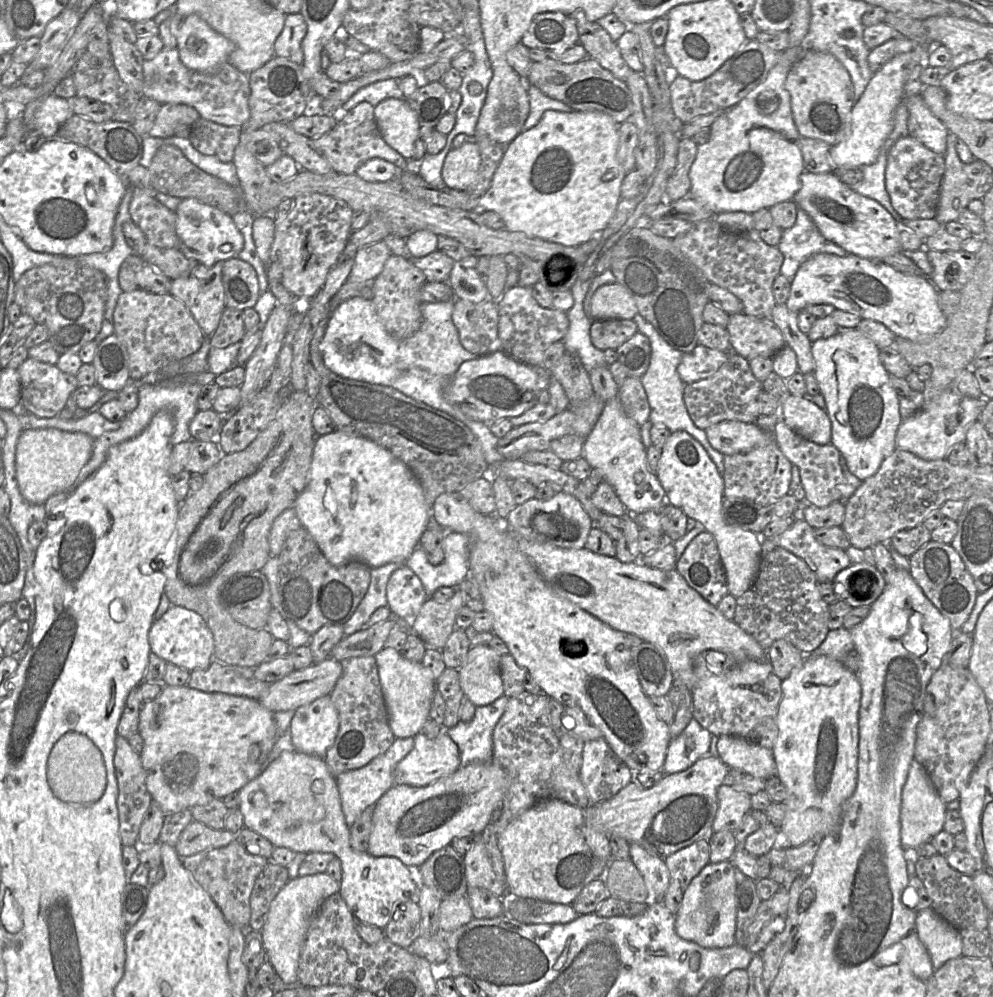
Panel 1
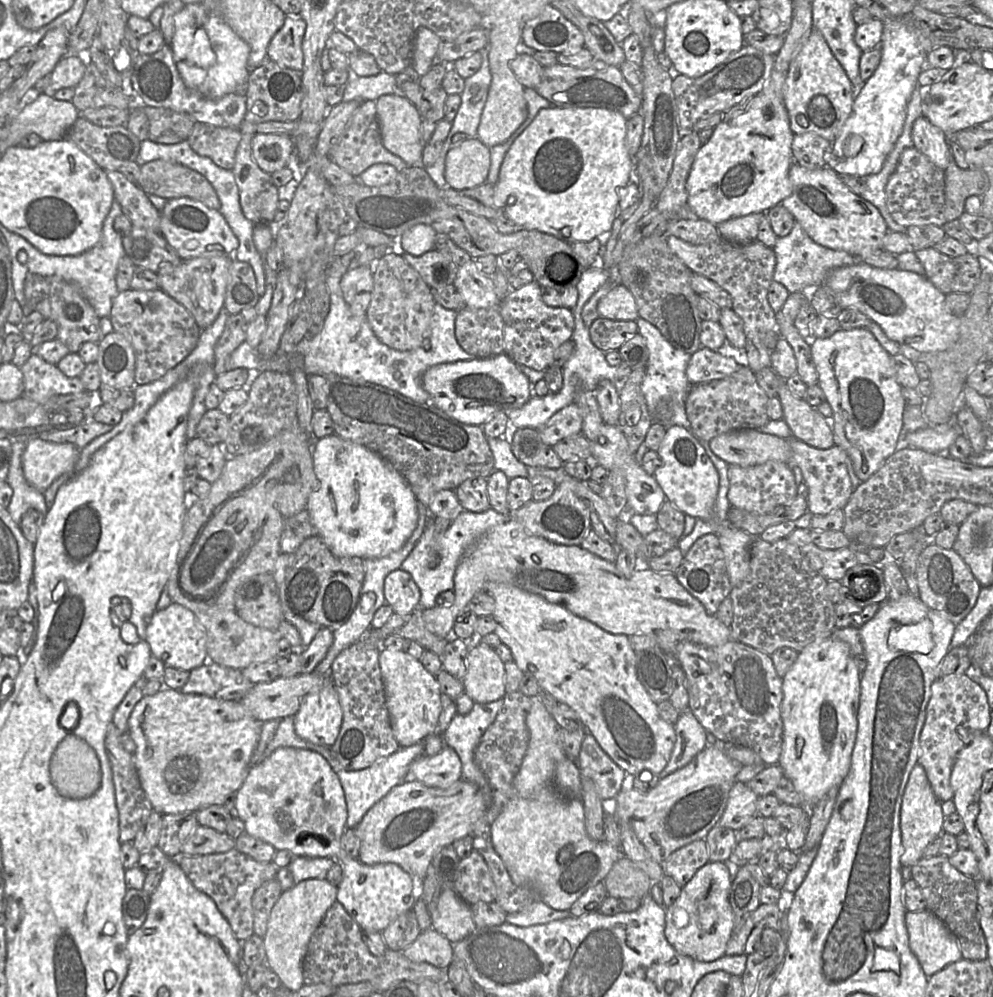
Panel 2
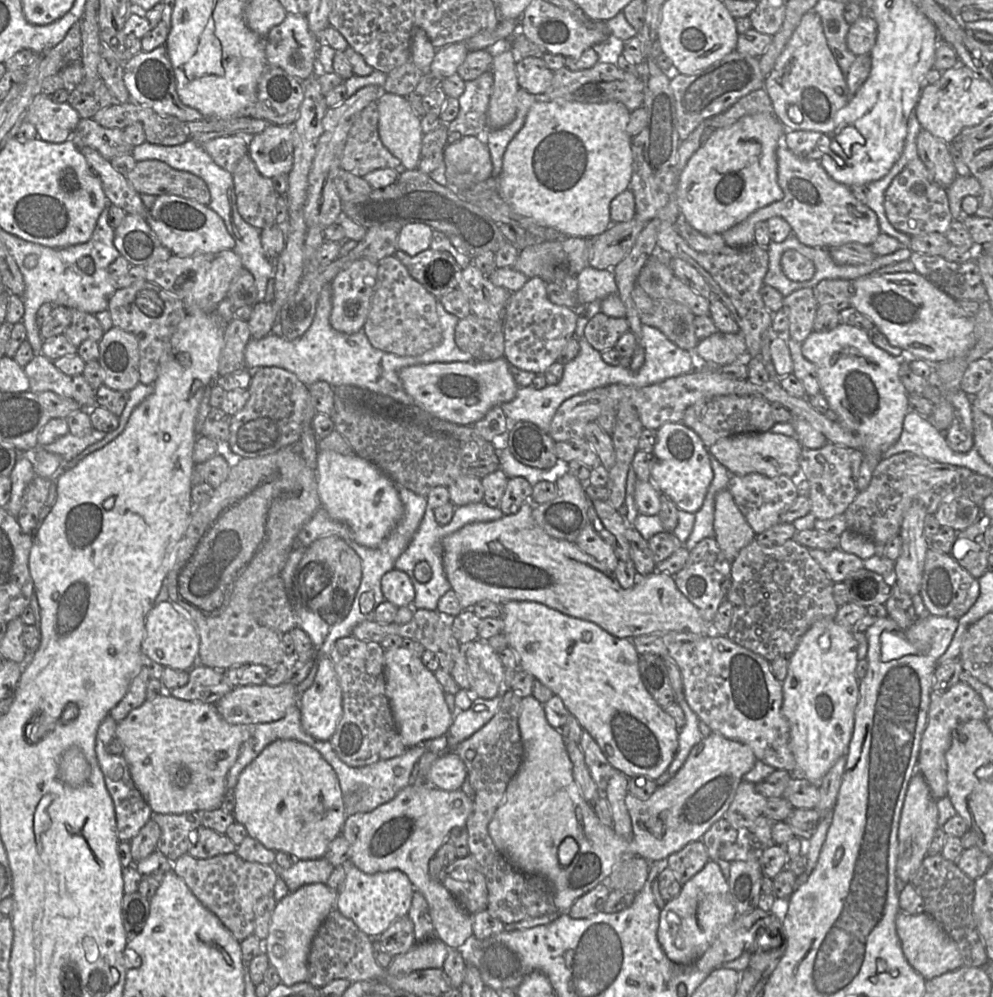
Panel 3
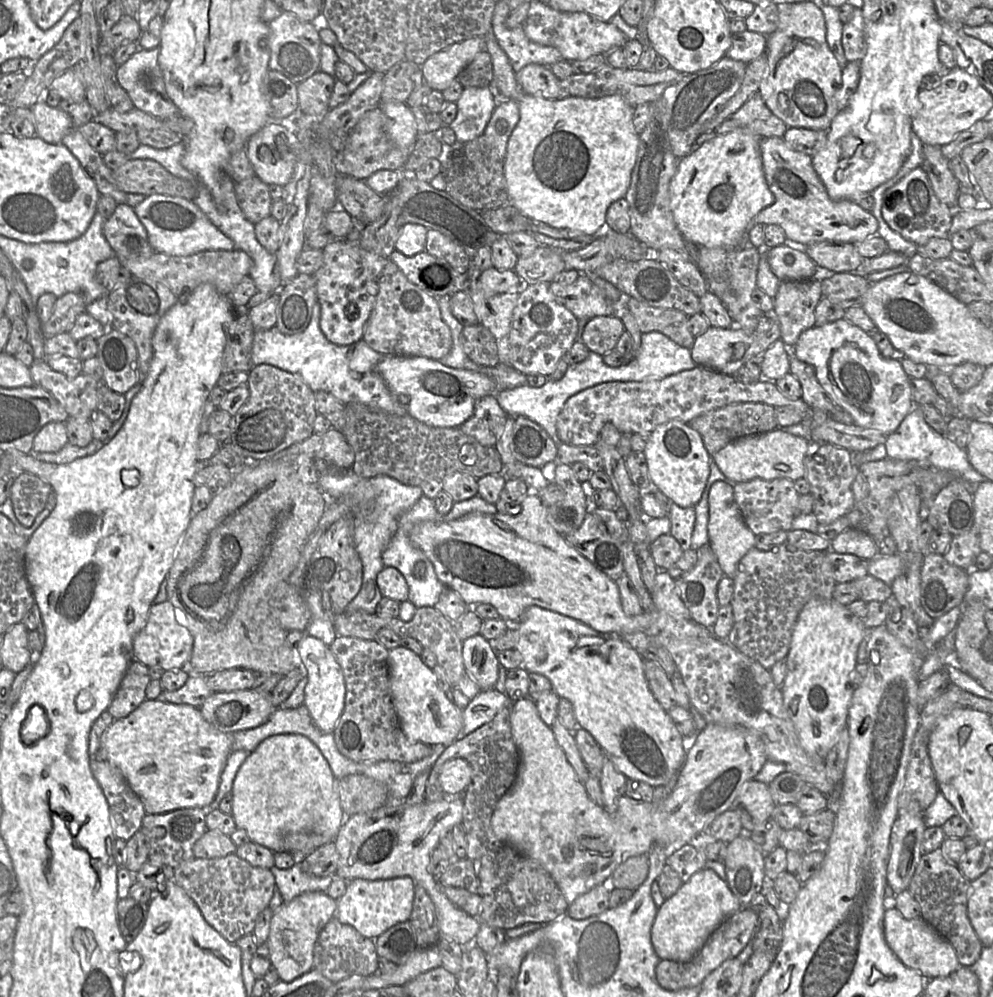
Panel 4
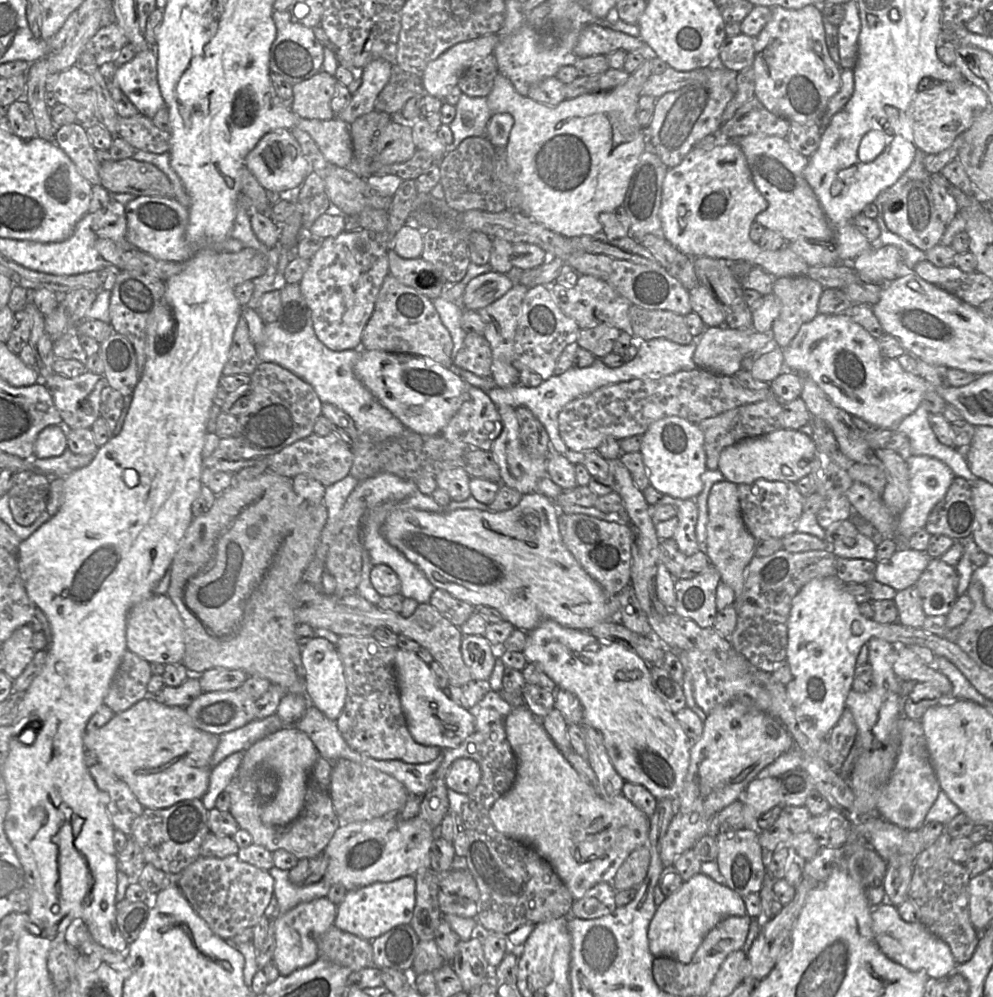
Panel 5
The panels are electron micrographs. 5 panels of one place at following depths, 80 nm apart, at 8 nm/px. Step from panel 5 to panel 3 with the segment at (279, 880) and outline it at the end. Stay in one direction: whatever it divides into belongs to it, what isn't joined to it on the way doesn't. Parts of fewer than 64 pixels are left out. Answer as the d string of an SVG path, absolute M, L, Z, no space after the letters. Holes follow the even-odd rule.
M324 857L298 859L289 868L283 868L275 861L269 865L272 866L277 876L285 881L290 892L294 892L307 884L326 884L334 869L334 866Z

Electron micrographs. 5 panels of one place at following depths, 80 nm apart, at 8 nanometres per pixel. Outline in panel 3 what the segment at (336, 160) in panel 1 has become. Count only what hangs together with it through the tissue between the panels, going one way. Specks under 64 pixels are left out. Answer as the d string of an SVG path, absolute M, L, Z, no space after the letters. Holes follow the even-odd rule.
M376 101L365 107L354 121L343 149L341 168L359 177L381 168L391 168L398 174L405 171L402 162L380 140Z

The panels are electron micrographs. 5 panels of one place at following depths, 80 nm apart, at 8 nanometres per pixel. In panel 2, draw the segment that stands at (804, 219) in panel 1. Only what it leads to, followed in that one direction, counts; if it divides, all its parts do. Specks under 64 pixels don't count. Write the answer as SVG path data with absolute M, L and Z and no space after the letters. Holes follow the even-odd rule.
M795 221L788 235L777 237L773 251L776 256L773 280L784 285L789 293L802 292L807 296L811 294L811 290L825 284L828 275L834 269L855 265L859 262L858 257L845 251L838 251L817 244L797 221Z

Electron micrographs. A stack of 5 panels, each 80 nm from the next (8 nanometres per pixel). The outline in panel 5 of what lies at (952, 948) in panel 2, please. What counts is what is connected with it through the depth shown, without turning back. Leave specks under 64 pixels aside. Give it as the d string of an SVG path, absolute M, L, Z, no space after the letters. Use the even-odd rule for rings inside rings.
M891 903L872 908L872 931L880 950L892 961L912 971L925 971L929 978L943 979L958 964L947 943L935 936L921 922L905 922Z

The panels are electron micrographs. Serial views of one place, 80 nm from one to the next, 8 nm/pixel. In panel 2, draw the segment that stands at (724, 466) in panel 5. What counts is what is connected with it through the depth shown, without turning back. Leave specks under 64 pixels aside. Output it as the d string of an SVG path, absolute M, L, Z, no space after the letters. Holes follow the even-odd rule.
M756 429L731 431L709 441L712 452L729 465L743 468L779 461L792 465L788 439Z

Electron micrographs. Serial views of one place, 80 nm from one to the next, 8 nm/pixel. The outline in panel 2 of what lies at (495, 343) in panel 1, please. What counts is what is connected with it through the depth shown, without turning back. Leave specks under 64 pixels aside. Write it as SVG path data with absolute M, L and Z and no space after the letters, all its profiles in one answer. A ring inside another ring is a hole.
M498 308L457 311L455 336L460 347L476 359L487 359L505 352L504 322Z

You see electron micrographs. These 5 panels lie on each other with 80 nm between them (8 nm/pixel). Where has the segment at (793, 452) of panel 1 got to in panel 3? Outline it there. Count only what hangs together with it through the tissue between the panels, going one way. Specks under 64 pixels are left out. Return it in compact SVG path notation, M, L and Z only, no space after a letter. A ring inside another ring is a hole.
M827 443L819 449L803 448L800 455L800 476L810 486L811 513L820 520L844 514L859 492L852 475L849 448Z

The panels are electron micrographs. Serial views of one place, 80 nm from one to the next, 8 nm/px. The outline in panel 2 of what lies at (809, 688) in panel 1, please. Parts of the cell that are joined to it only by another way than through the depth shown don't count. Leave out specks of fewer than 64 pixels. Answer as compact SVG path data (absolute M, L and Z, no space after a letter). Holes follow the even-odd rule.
M832 636L806 646L782 678L783 743L778 764L802 797L800 807L808 814L786 834L786 847L792 851L799 851L805 843L815 804L831 788L840 787L849 773L858 730L860 681L849 645Z

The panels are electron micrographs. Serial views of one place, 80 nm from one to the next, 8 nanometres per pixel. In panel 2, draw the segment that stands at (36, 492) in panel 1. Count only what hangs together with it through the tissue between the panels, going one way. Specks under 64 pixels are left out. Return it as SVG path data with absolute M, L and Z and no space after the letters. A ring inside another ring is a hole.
M33 437L22 455L24 477L43 493L54 480L74 469L80 452L72 443L53 443Z

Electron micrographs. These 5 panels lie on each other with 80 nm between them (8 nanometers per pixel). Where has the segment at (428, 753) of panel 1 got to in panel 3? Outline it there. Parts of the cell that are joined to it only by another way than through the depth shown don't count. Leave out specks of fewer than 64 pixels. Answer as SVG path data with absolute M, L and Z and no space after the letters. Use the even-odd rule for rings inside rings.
M444 752L428 772L428 782L445 791L461 789L467 777L464 761L453 752Z

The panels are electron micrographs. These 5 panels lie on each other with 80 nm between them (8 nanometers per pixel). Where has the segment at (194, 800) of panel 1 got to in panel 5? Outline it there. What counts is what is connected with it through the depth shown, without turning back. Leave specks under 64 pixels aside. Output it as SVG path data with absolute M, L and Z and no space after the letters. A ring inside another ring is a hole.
M144 698L128 710L115 714L100 729L84 735L83 743L93 751L98 763L125 782L144 810L166 810L177 804L200 799L208 789L211 758L219 735L198 729L183 707L169 707L153 698Z

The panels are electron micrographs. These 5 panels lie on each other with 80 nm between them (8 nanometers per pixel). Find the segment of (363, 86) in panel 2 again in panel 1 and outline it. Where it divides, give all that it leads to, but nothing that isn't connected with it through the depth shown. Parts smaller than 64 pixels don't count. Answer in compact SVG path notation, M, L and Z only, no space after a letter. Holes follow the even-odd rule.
M387 79L369 84L358 90L347 102L341 107L341 113L347 113L361 102L368 102L374 107L385 99L406 100L401 91L398 79Z

